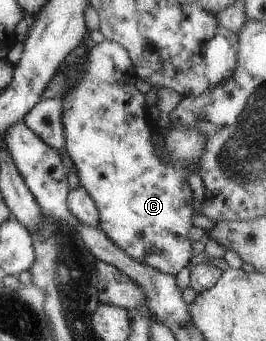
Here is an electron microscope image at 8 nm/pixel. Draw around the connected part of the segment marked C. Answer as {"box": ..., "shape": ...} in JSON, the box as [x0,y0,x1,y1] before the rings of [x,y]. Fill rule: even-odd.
{"box":[59,40,206,277],"shape":[[[104,40],[98,45],[90,44],[88,53],[86,57],[83,58],[82,63],[72,63],[72,65],[68,65],[68,63],[63,62],[60,65],[59,72],[64,73],[64,75],[68,77],[74,77],[74,79],[72,79],[74,87],[70,87],[61,98],[62,101],[64,101],[64,117],[62,121],[64,121],[65,148],[63,152],[70,157],[73,165],[78,170],[80,184],[88,193],[91,193],[92,201],[94,201],[94,205],[96,205],[96,209],[99,212],[98,228],[104,231],[108,239],[110,239],[116,247],[120,247],[128,257],[132,257],[132,259],[136,259],[136,261],[142,261],[144,265],[148,265],[148,267],[152,267],[152,269],[156,269],[156,271],[160,271],[160,273],[164,273],[164,275],[172,275],[175,277],[182,268],[189,266],[190,259],[193,257],[193,242],[190,241],[189,234],[193,226],[191,217],[194,213],[194,197],[193,191],[188,183],[187,173],[190,170],[198,173],[200,155],[204,153],[204,147],[206,147],[206,133],[198,131],[198,129],[192,127],[192,125],[190,125],[190,127],[188,127],[188,125],[172,125],[170,129],[162,128],[156,130],[155,123],[151,120],[150,116],[146,115],[145,109],[148,106],[146,105],[145,95],[136,88],[138,76],[132,65],[130,55],[124,47],[117,45],[115,42]],[[156,132],[160,132],[160,136],[164,139],[164,147],[170,157],[168,160],[156,154],[157,150],[155,144],[152,142],[152,137]]]}

